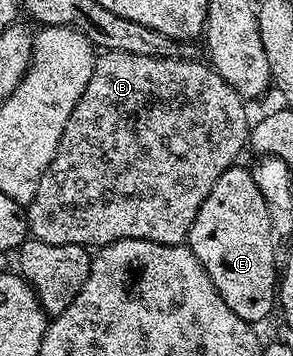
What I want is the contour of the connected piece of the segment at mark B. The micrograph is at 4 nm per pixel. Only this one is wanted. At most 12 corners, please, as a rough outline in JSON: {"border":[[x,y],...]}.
{"border":[[104,51],[26,207],[182,245],[250,120],[203,60]]}

